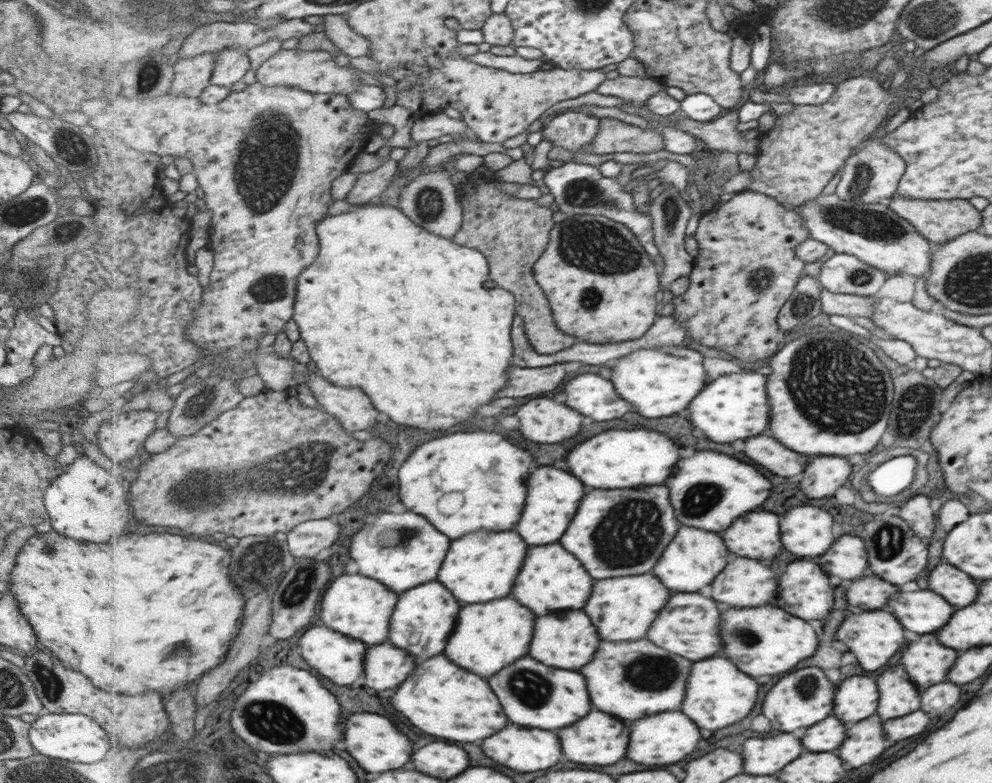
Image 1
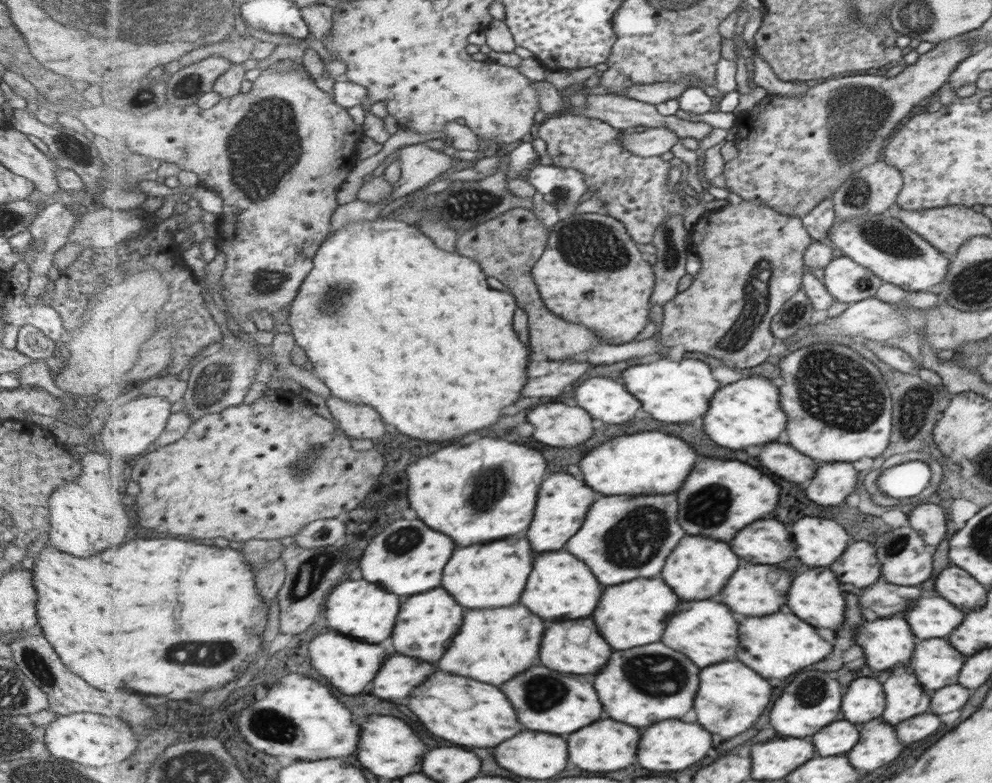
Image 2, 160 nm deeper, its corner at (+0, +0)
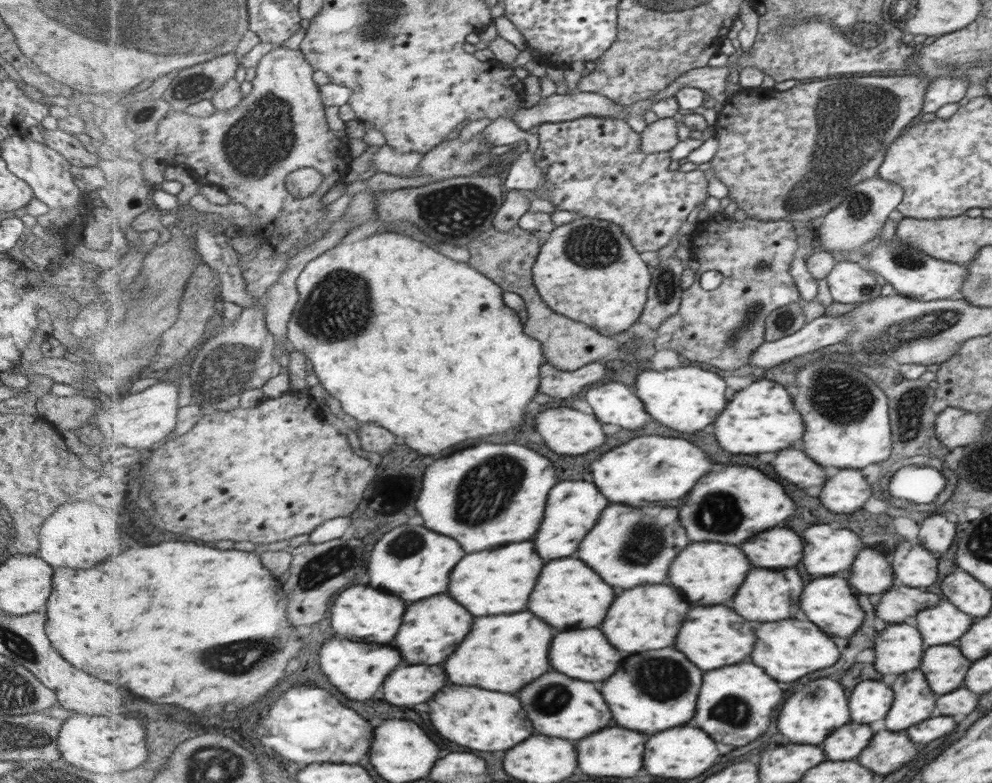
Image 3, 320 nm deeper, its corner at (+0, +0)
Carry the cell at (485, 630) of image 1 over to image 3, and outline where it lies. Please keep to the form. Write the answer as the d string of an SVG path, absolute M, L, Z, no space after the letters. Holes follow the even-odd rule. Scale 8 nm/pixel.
M533 612L483 616L477 618L469 638L465 638L461 648L447 660L445 670L455 684L515 694L533 680L547 674L547 668L551 670L549 646L553 636L553 628Z

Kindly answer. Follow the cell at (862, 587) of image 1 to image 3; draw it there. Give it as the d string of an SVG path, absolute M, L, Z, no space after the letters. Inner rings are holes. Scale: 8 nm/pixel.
M893 586L881 594L875 606L875 616L889 624L899 624L905 622L905 618L913 618L919 610L935 606L937 602L939 598L935 594L907 586Z

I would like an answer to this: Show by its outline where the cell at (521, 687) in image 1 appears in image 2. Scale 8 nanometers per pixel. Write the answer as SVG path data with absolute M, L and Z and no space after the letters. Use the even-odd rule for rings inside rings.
M535 666L533 670L521 674L519 678L513 678L509 684L503 686L503 690L505 694L509 694L509 700L513 702L521 722L529 730L571 734L597 722L603 716L603 704L599 702L599 694L587 676L575 676L575 674L561 676L559 672L553 672L545 666ZM561 680L563 680L563 692L561 692Z

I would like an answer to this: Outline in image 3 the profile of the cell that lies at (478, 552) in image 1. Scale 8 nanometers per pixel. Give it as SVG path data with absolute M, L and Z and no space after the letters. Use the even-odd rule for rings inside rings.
M517 542L501 550L467 554L467 558L463 558L461 564L457 564L457 570L453 570L449 594L453 594L453 598L457 598L457 602L461 602L475 616L521 612L529 606L529 598L533 594L543 566L545 560L535 552L533 542Z

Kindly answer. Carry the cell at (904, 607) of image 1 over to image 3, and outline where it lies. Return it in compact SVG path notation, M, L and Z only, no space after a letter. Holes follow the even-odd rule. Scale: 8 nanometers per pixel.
M939 602L933 608L921 610L915 616L915 624L917 630L925 634L925 642L929 642L929 646L935 646L957 642L969 630L971 618L949 602Z

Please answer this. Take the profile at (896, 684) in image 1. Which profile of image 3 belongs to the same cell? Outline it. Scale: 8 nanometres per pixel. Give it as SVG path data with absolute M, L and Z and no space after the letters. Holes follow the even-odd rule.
M919 670L899 674L891 686L893 694L897 694L897 702L893 702L889 718L885 718L885 730L905 730L917 722L931 718L935 696L927 688L927 682Z

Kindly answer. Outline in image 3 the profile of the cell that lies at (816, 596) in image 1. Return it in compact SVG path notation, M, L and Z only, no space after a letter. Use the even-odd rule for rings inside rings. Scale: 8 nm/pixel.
M825 576L825 578L811 580L801 592L801 612L807 616L809 622L813 622L815 626L821 626L825 634L833 634L839 638L849 638L863 622L863 612L857 606L855 596L849 592L847 582L837 576L829 576L829 578Z

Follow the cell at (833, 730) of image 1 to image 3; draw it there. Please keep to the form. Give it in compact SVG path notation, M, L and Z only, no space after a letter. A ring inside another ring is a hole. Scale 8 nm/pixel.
M849 724L837 730L837 734L829 734L825 738L825 756L827 760L851 760L855 758L871 740L873 732L865 724Z

